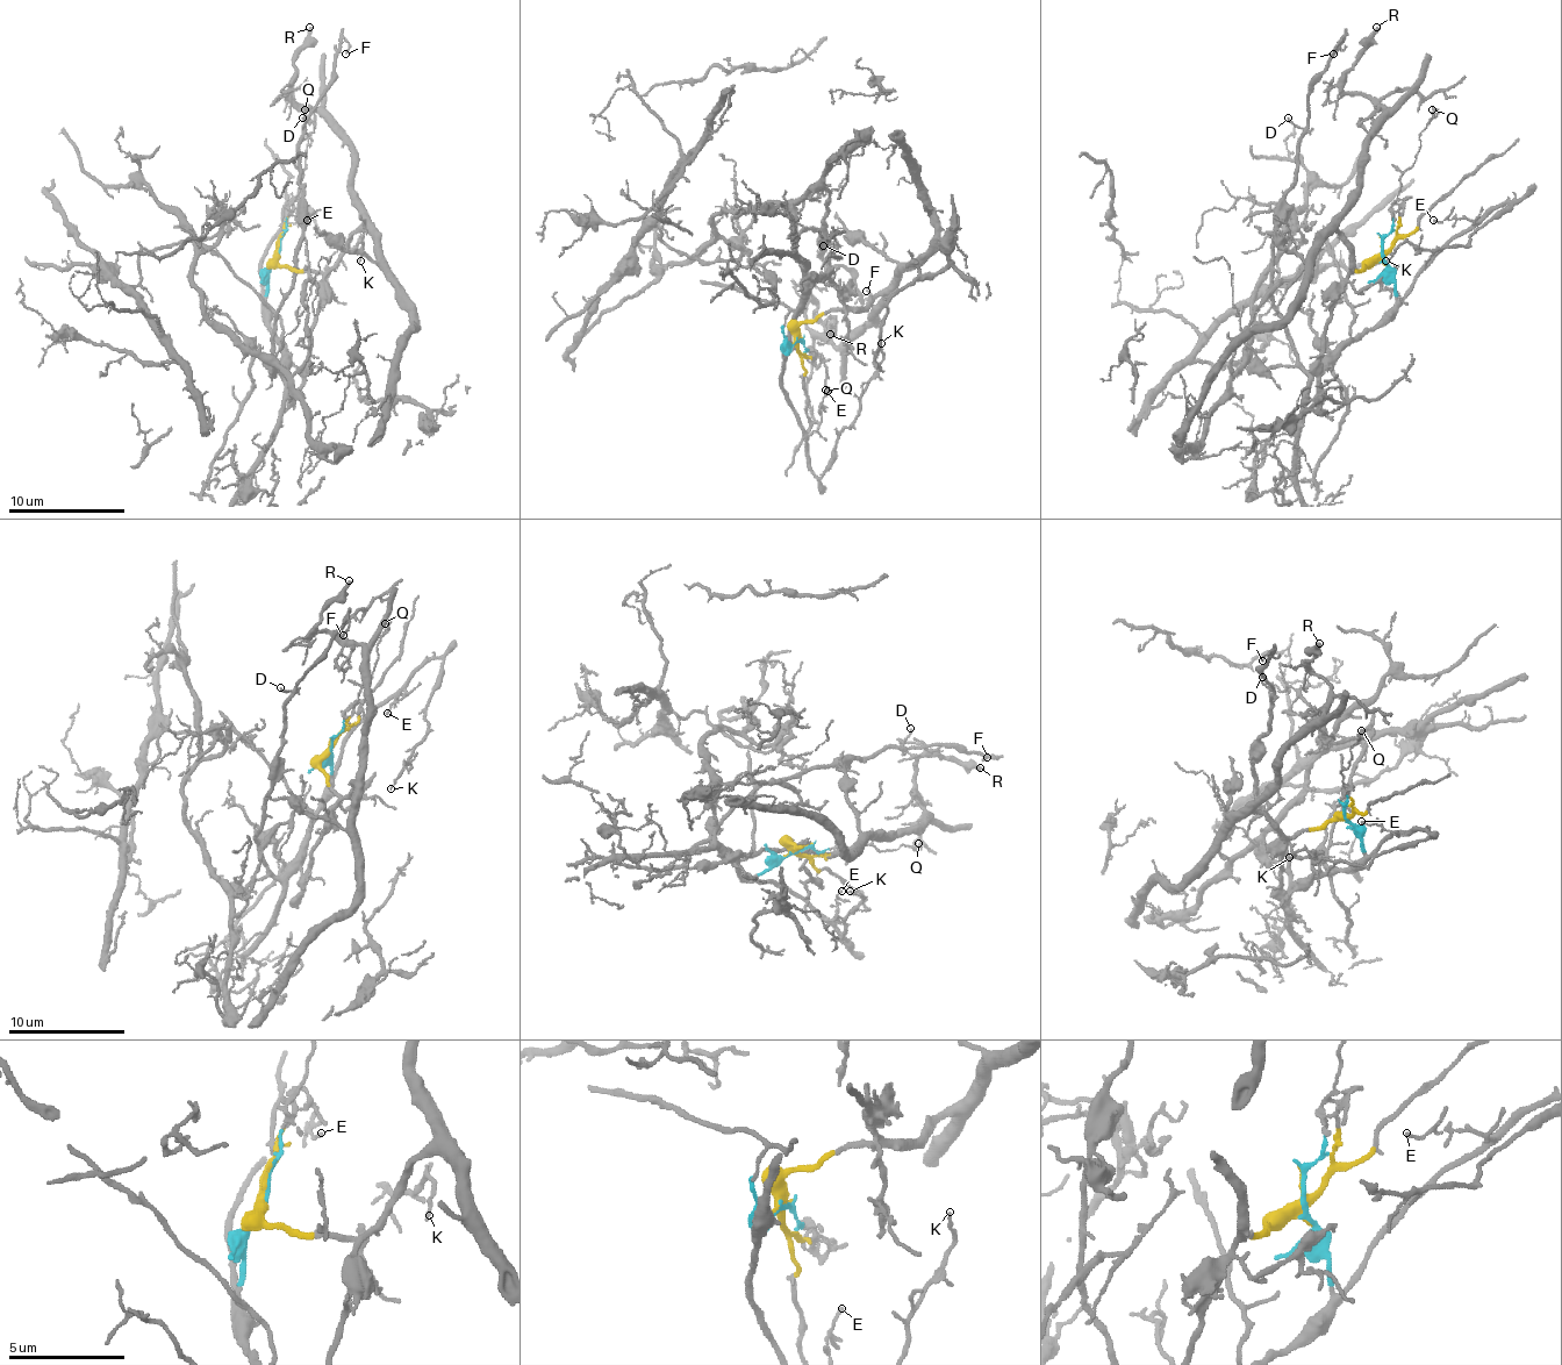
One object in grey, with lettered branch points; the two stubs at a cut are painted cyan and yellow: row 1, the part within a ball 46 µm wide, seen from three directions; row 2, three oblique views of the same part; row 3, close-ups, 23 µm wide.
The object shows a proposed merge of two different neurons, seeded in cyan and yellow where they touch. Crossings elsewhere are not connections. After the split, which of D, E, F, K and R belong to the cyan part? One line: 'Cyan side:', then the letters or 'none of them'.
Cyan side: D, E, F, K

